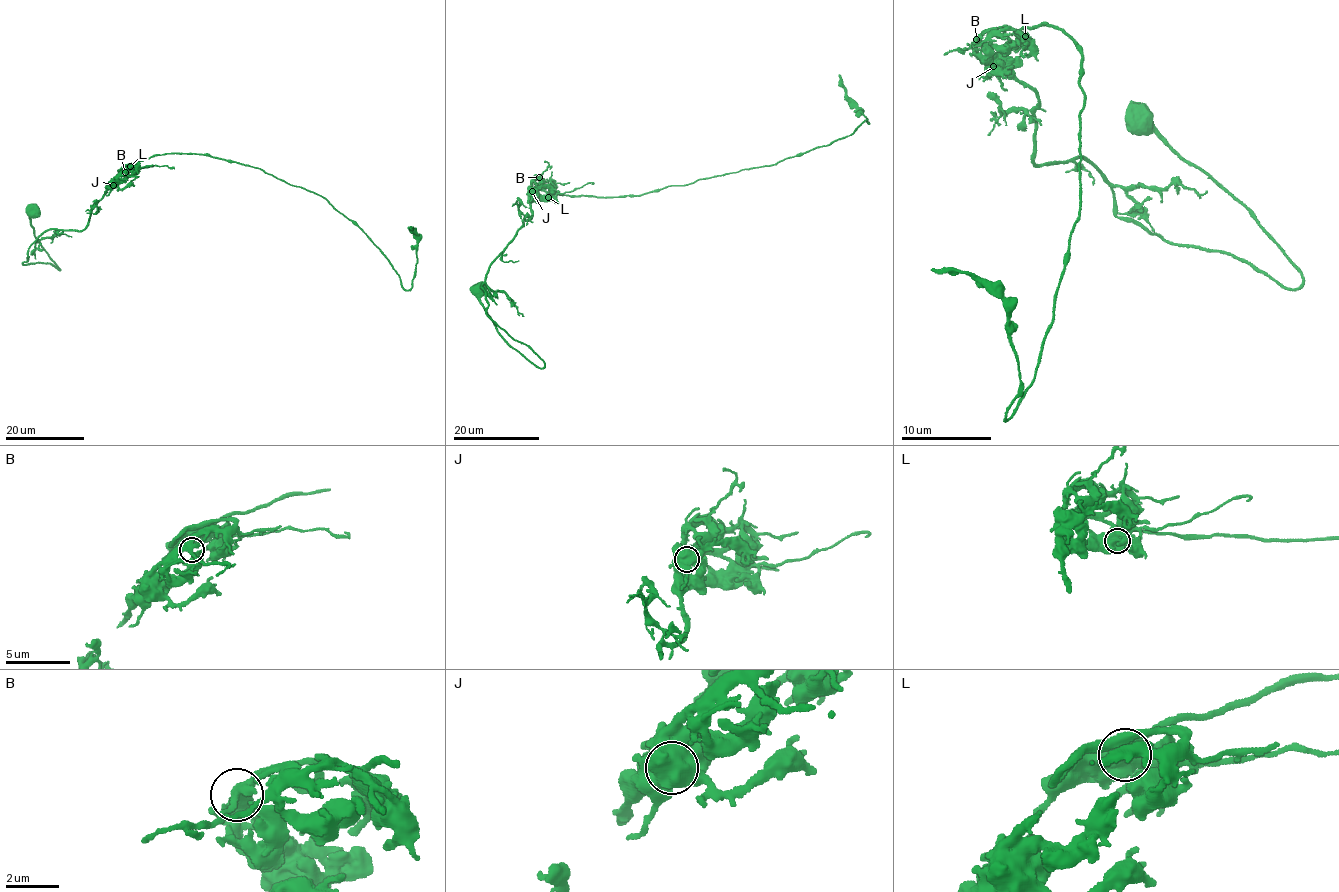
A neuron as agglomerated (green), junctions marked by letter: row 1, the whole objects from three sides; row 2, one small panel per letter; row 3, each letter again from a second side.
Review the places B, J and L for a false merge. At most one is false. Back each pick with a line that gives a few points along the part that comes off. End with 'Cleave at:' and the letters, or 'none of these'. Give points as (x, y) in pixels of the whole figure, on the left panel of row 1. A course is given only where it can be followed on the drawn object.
Cleave at: none of these

